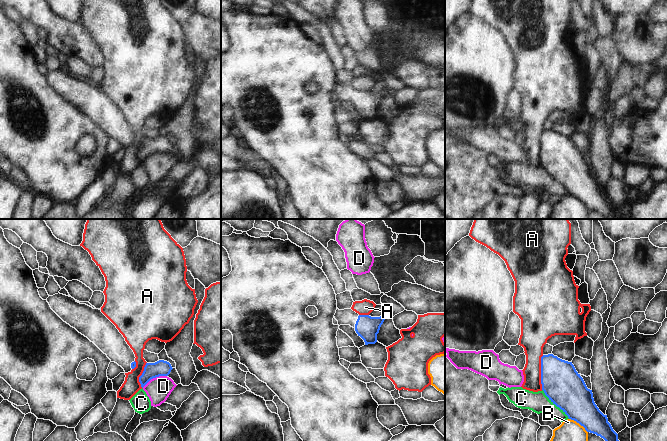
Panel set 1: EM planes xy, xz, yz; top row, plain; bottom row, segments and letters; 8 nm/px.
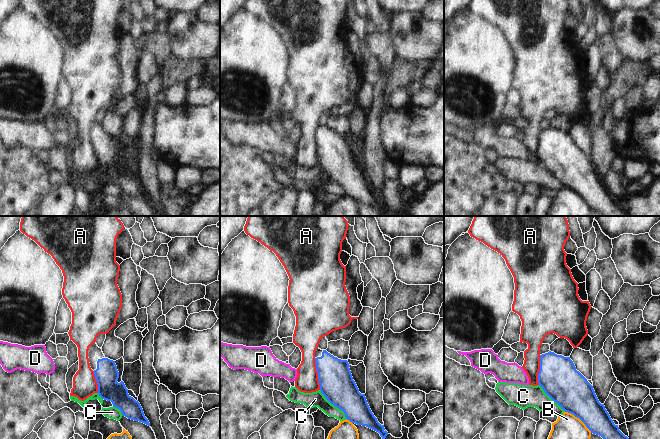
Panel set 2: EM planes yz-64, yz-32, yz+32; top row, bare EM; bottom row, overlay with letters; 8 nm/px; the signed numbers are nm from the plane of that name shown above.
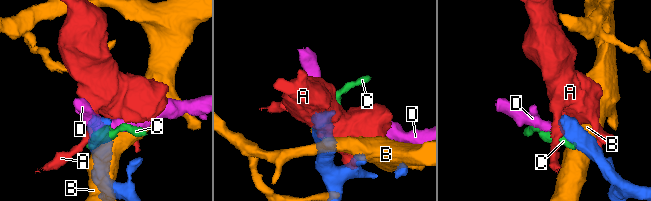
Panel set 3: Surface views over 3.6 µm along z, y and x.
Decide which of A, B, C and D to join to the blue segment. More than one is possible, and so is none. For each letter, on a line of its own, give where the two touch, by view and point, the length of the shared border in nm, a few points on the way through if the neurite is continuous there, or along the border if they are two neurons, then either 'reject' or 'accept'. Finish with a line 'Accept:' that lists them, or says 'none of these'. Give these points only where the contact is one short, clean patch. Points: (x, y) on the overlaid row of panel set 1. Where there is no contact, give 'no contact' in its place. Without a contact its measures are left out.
A: contact yz (541, 372); length 280 nm; border yz (543, 355), (541, 357), (541, 389); reject
B: contact yz (579, 423); length 190 nm; reject
C: contact yz (555, 404); length 320 nm; border yz (542, 389), (569, 418); reject
D: contact xy (154, 377); length 220 nm; border xy (166, 375), (153, 377), (142, 387); reject
Accept: none of these

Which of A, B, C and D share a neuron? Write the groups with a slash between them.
A / B / C / D

